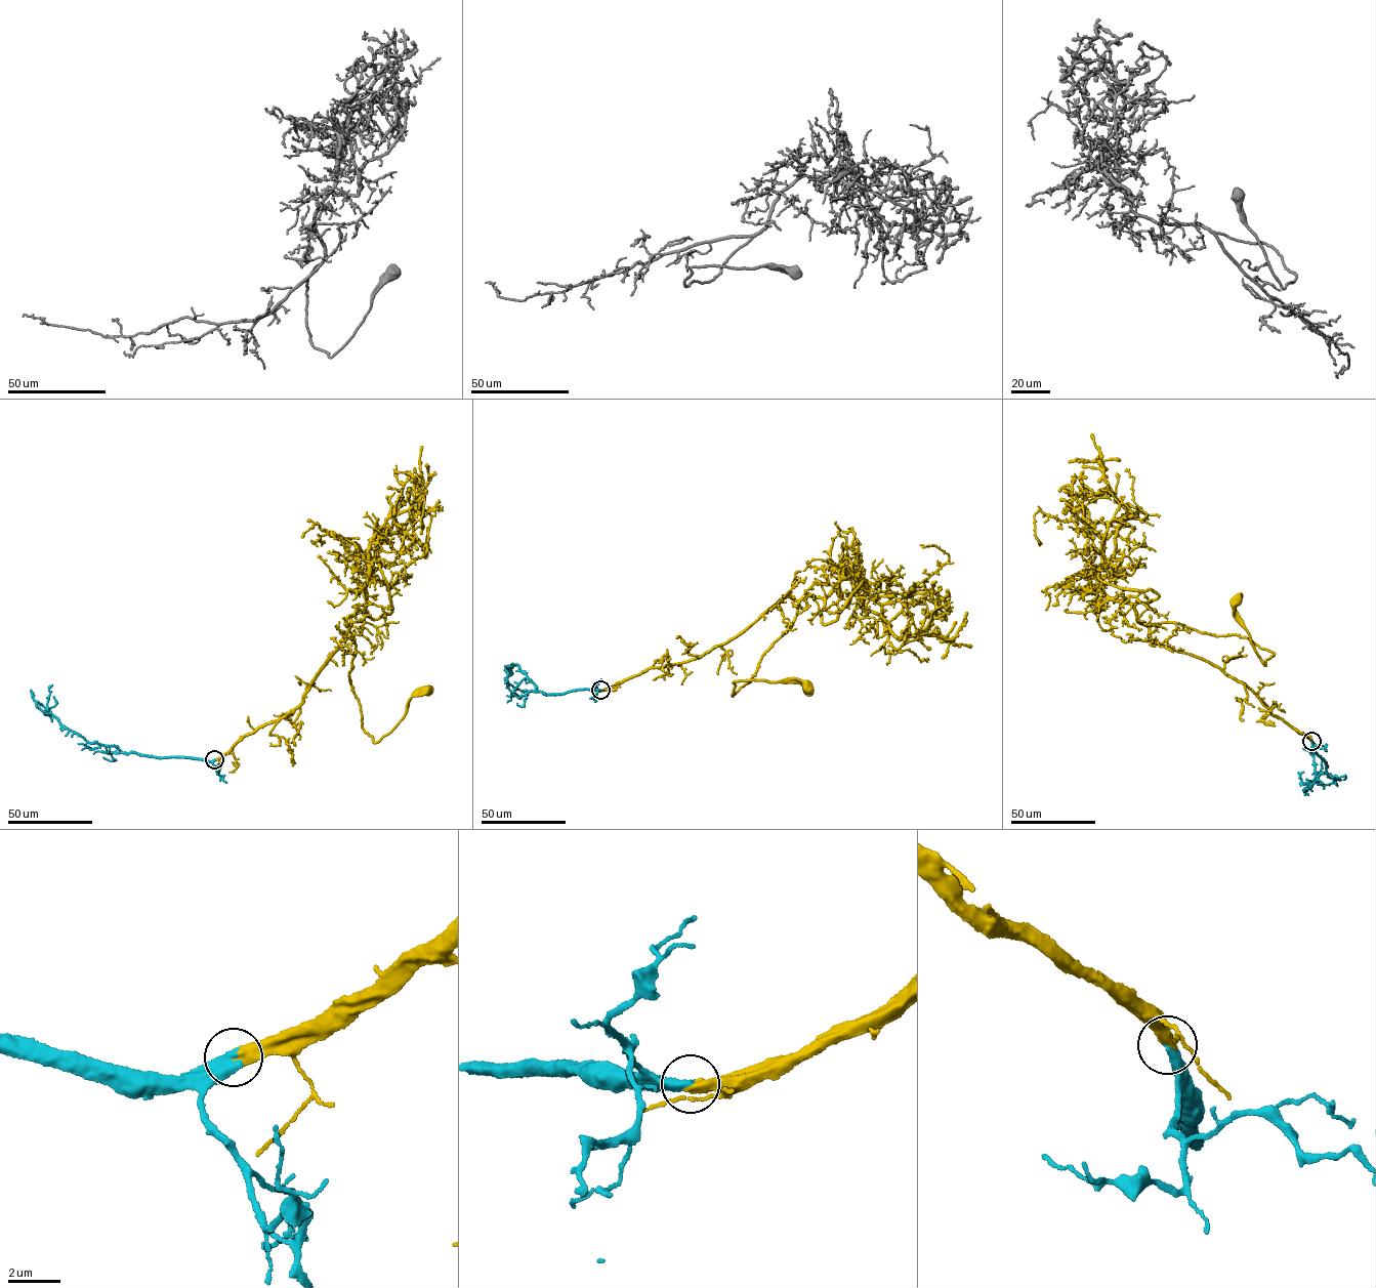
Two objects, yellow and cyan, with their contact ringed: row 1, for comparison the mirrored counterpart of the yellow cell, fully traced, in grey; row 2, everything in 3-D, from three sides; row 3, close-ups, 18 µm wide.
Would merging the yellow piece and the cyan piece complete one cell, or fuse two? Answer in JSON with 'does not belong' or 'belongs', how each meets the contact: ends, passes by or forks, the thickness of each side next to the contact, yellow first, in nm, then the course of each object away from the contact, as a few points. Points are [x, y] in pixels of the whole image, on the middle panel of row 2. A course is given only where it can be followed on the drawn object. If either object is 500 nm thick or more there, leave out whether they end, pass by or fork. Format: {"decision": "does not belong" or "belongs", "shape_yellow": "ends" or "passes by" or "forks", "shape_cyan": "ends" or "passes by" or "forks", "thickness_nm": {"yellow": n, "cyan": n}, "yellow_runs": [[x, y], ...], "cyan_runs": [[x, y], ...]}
{"decision": "belongs", "thickness_nm": {"yellow": 500, "cyan": 550}, "yellow_runs": [[600, 690], [699, 657], [787, 596], [798, 603], [791, 628], [732, 695], [739, 679], [795, 678], [806, 686]], "cyan_runs": [[600, 690], [546, 695], [536, 692], [535, 683], [514, 665], [508, 675], [508, 682], [529, 692]]}

